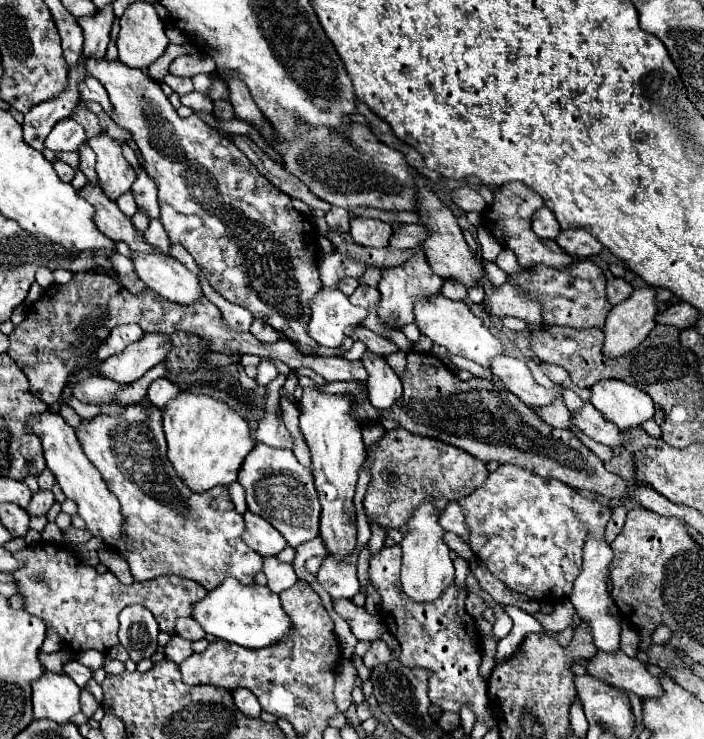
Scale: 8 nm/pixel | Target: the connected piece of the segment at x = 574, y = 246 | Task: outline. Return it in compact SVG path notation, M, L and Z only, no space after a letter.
M561 230L557 236L557 244L569 254L579 260L591 258L603 250L603 244L595 240L587 230Z

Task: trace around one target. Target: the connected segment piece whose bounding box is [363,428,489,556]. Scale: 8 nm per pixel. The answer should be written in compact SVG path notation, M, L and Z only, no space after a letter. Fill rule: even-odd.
M405 428L387 430L385 436L373 446L367 466L371 470L371 484L367 488L363 506L365 506L367 518L377 522L377 526L373 526L373 534L367 544L371 556L383 548L383 540L385 540L383 528L403 526L405 520L409 520L409 512L413 512L413 508L421 504L421 500L425 500L429 492L437 492L437 496L441 496L441 510L443 510L447 502L461 500L463 496L471 494L489 476L487 464L483 460L471 456L465 450L461 452L461 448L457 446L445 444L435 438L413 434ZM389 468L393 468L393 472L401 476L401 484L397 484L397 488L385 488L385 484L381 484L381 476L385 476Z

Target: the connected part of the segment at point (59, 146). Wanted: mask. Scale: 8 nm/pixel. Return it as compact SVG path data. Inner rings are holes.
M65 118L57 122L51 134L45 138L45 148L53 152L73 152L73 150L79 150L79 146L85 142L87 142L87 136L83 126L77 124L73 118Z

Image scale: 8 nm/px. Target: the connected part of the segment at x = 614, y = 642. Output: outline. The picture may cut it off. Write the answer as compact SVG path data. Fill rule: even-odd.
M589 536L583 548L583 572L575 580L573 592L569 600L573 602L579 618L589 624L593 634L593 644L601 652L619 652L619 636L621 636L621 620L613 616L613 598L609 592L609 566L615 558L615 552L611 544L605 538L593 538Z

